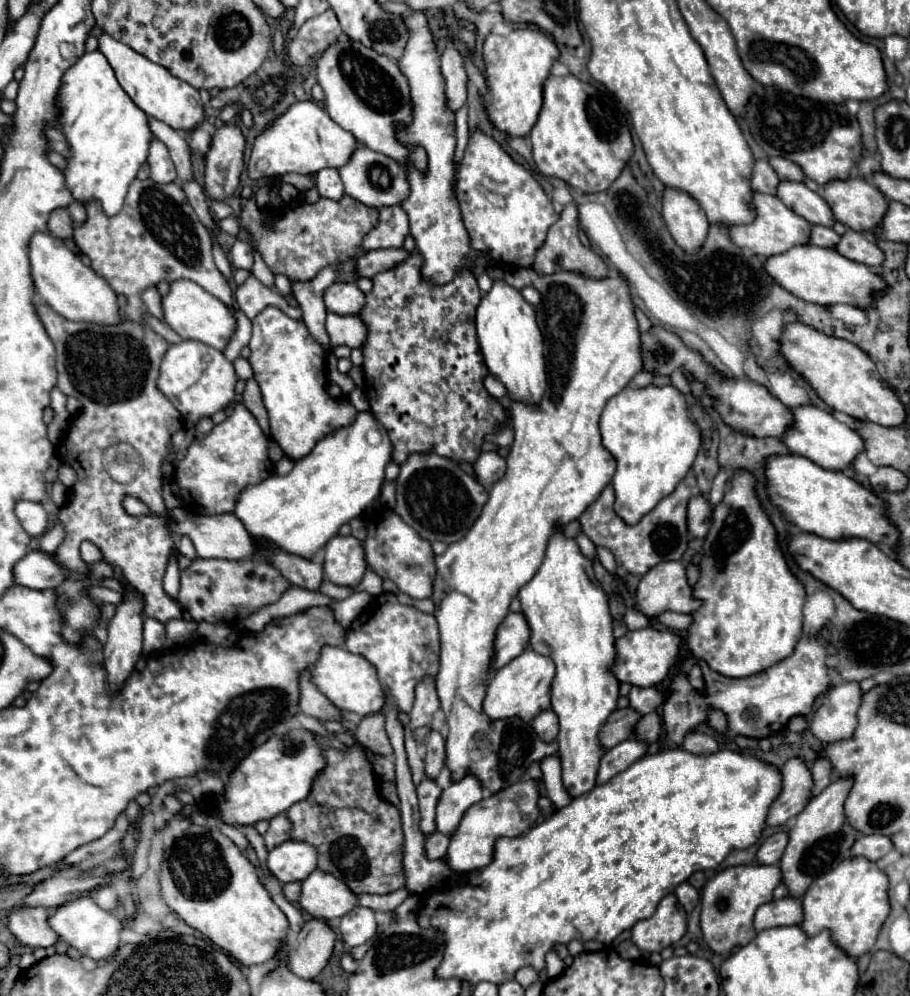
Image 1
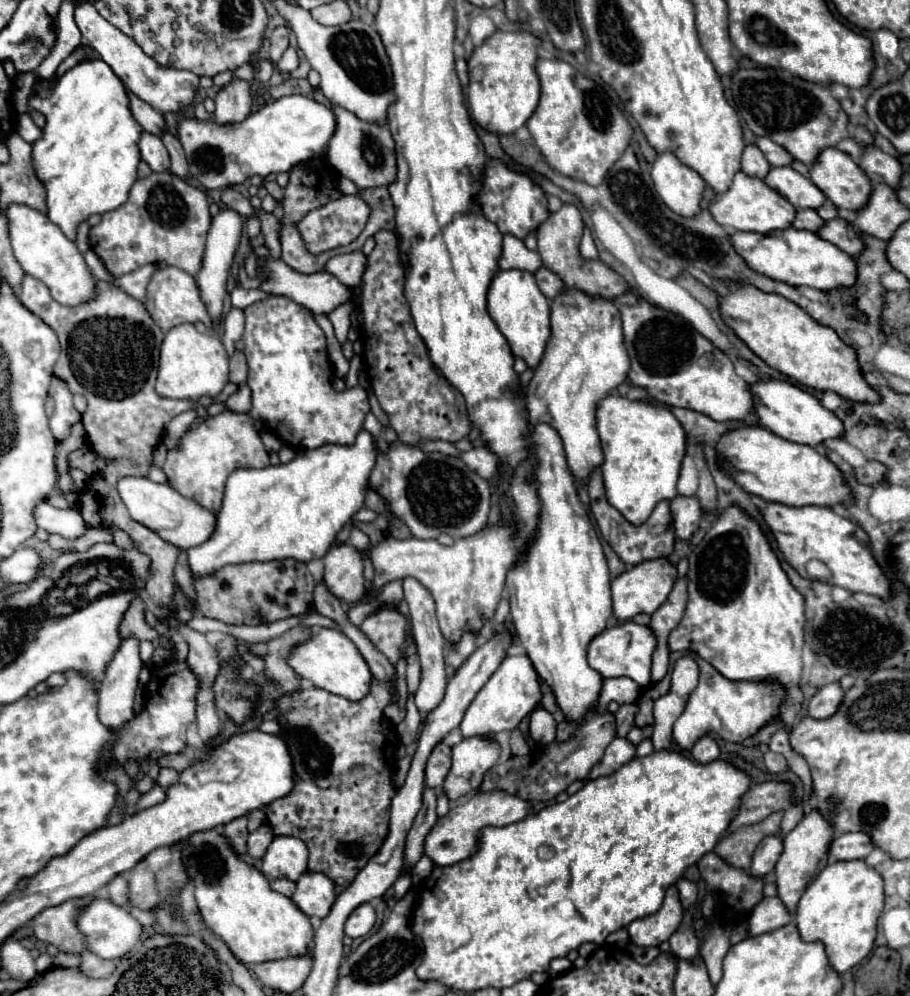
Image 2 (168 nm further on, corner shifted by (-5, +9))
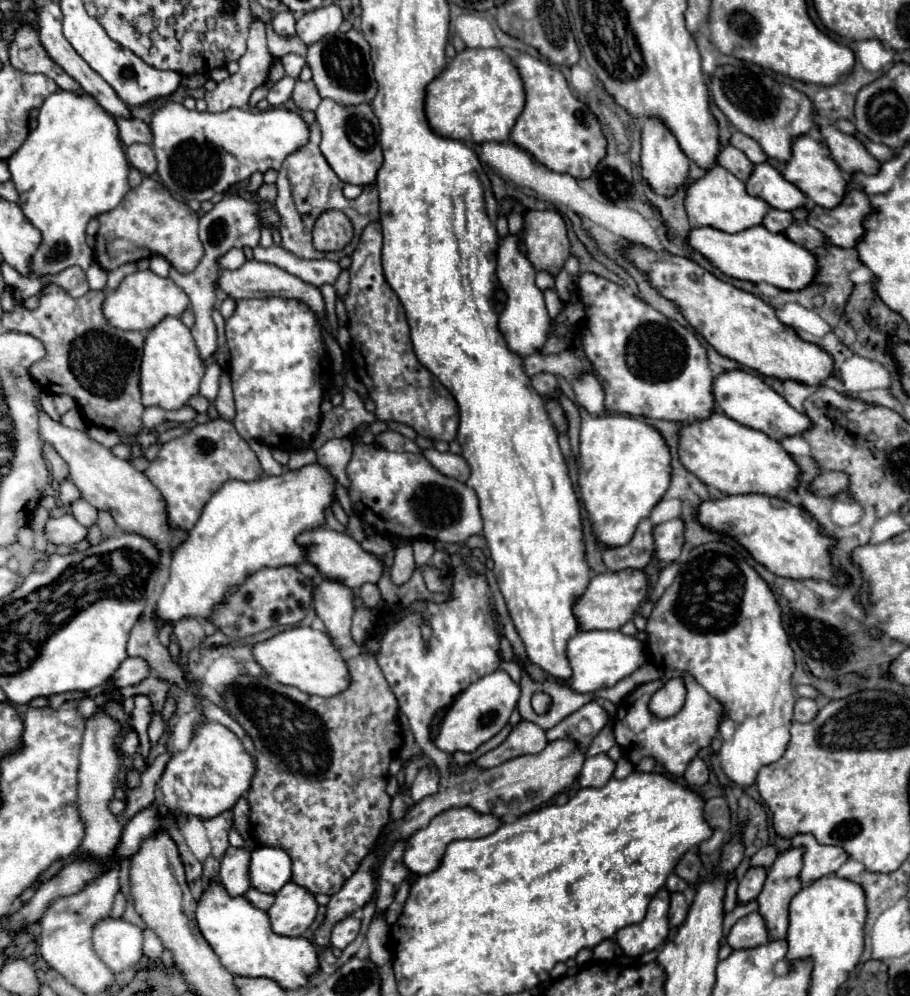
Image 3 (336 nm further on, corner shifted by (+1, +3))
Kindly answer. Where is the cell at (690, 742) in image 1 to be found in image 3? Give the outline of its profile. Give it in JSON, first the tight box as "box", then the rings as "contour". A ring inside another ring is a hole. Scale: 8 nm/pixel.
{"box":[684,758,710,788],"contour":[[[694,758],[694,760],[690,762],[686,774],[684,774],[684,780],[686,780],[686,784],[692,786],[692,788],[702,788],[702,786],[708,782],[708,776],[710,776],[710,772],[708,772],[706,762],[700,760],[700,758]]]}

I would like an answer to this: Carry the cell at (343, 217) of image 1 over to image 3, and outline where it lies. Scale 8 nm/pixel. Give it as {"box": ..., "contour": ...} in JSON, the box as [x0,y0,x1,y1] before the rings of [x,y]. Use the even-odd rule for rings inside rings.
{"box":[314,212,352,252],"contour":[[[324,212],[314,224],[314,246],[322,252],[342,250],[352,240],[352,224],[350,220],[338,212]]]}

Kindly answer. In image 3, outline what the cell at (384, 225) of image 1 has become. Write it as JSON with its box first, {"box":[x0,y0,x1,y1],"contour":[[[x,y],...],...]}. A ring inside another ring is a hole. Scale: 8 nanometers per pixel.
{"box":[276,122,380,262],"contour":[[[316,122],[310,124],[310,138],[308,144],[304,144],[304,148],[298,148],[296,152],[292,152],[292,156],[288,156],[288,160],[284,160],[282,168],[278,170],[278,198],[276,198],[276,208],[278,214],[282,218],[280,222],[280,234],[282,234],[282,246],[290,252],[294,252],[300,258],[328,258],[338,262],[342,256],[350,256],[358,244],[360,232],[366,228],[366,224],[376,222],[380,218],[380,210],[378,210],[378,196],[376,196],[376,186],[364,186],[362,194],[354,200],[344,198],[342,188],[344,182],[334,174],[334,170],[330,168],[330,164],[326,162],[326,158],[322,156],[320,148],[320,128]],[[326,210],[340,210],[344,212],[352,226],[354,226],[354,238],[352,242],[338,250],[338,252],[320,252],[314,248],[312,244],[312,226],[316,222],[316,218],[326,212]]]}

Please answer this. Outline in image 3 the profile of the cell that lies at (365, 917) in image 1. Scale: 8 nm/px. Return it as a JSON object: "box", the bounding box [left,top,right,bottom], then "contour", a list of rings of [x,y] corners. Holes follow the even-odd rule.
{"box":[330,916,360,950],"contour":[[[348,916],[334,924],[334,928],[330,932],[330,944],[334,948],[344,950],[358,936],[358,930],[360,930],[360,920],[356,920],[354,916]]]}

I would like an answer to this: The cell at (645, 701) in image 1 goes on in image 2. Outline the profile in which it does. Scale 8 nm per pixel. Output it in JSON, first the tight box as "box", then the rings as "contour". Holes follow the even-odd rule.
{"box":[616,704,638,736],"contour":[[[622,704],[620,710],[616,712],[616,722],[618,722],[618,736],[626,736],[630,732],[630,728],[634,726],[638,714],[638,704]]]}

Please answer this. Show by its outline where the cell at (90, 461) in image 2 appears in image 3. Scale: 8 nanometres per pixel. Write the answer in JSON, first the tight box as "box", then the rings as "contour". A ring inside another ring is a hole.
{"box":[42,446,68,482],"contour":[[[44,446],[44,448],[42,448],[42,454],[44,454],[44,458],[50,462],[56,480],[58,480],[58,482],[64,482],[64,480],[68,478],[68,468],[66,468],[64,460],[62,460],[50,446]]]}

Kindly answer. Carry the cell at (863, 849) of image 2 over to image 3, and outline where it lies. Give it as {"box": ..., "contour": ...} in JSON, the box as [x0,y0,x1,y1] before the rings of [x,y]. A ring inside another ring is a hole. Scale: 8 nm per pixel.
{"box":[792,834,846,884],"contour":[[[800,834],[792,838],[792,848],[804,848],[802,856],[802,870],[800,870],[800,882],[808,884],[822,876],[834,874],[846,860],[846,852],[838,846],[822,846],[816,842],[812,834]]]}

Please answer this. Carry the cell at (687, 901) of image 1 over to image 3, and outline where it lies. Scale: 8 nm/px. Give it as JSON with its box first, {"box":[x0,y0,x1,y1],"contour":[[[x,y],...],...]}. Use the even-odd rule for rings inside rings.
{"box":[668,892,688,928],"contour":[[[674,892],[674,894],[670,896],[670,912],[668,912],[670,926],[672,926],[672,928],[678,928],[678,926],[686,920],[686,914],[688,914],[688,902],[686,902],[684,894]]]}

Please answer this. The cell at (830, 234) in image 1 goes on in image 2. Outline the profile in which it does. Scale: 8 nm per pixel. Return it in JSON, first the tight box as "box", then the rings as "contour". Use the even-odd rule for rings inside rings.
{"box":[794,210,824,232],"contour":[[[798,210],[796,220],[794,220],[794,228],[818,232],[822,226],[824,226],[824,220],[818,216],[816,210]]]}

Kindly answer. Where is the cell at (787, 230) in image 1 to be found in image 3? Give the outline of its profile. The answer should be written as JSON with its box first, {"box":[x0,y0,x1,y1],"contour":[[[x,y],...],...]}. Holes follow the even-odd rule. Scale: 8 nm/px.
{"box":[684,164,768,234],"contour":[[[720,164],[708,168],[702,178],[698,178],[686,188],[684,208],[692,224],[712,226],[730,234],[762,224],[762,218],[768,212],[768,204],[764,204],[764,200],[756,200],[754,196],[748,196],[744,182],[732,176],[726,168],[720,168]]]}

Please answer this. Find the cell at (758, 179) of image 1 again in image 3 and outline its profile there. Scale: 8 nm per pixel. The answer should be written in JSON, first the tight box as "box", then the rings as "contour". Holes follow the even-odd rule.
{"box":[718,146,754,182],"contour":[[[724,146],[724,148],[720,150],[720,154],[718,154],[718,164],[724,166],[726,170],[730,170],[730,172],[732,172],[738,180],[742,180],[742,182],[748,180],[748,176],[752,174],[752,168],[754,168],[754,164],[746,158],[746,154],[740,152],[740,150],[734,148],[734,146]]]}

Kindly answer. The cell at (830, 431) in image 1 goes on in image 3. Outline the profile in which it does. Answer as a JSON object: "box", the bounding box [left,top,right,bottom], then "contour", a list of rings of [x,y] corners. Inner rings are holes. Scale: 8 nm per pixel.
{"box":[712,370,810,440],"contour":[[[724,370],[722,374],[714,376],[712,382],[712,394],[716,406],[732,420],[756,428],[764,434],[768,434],[774,440],[802,434],[806,428],[810,428],[810,418],[804,412],[794,410],[778,392],[774,392],[768,384],[764,384],[758,376],[752,376],[744,370]]]}

